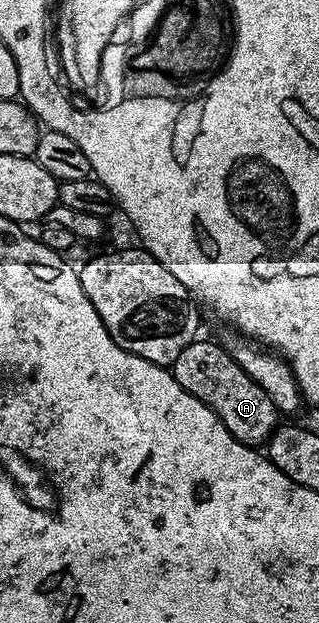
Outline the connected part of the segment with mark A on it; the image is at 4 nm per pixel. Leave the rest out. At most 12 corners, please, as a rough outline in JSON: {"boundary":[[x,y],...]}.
{"boundary":[[218,342],[181,349],[177,382],[237,441],[263,445],[273,401]]}

